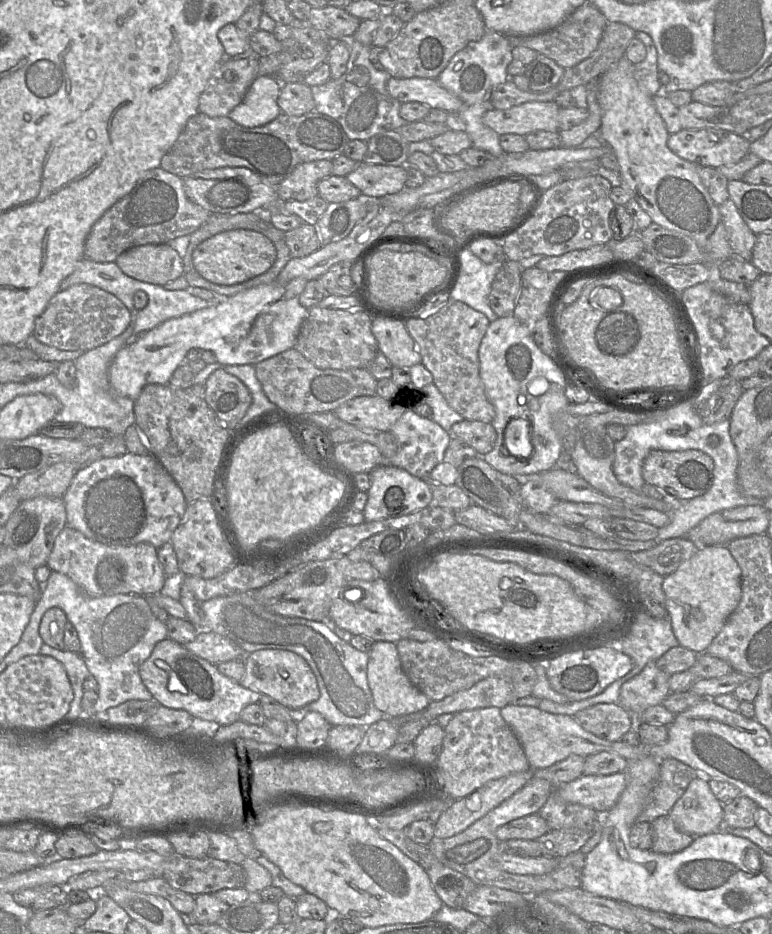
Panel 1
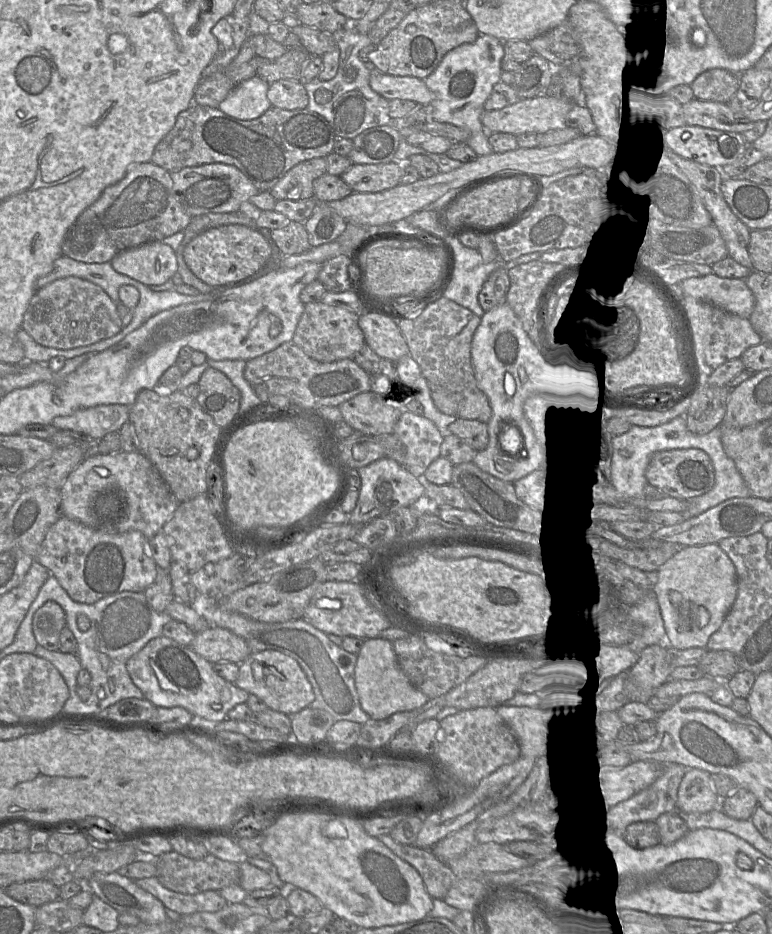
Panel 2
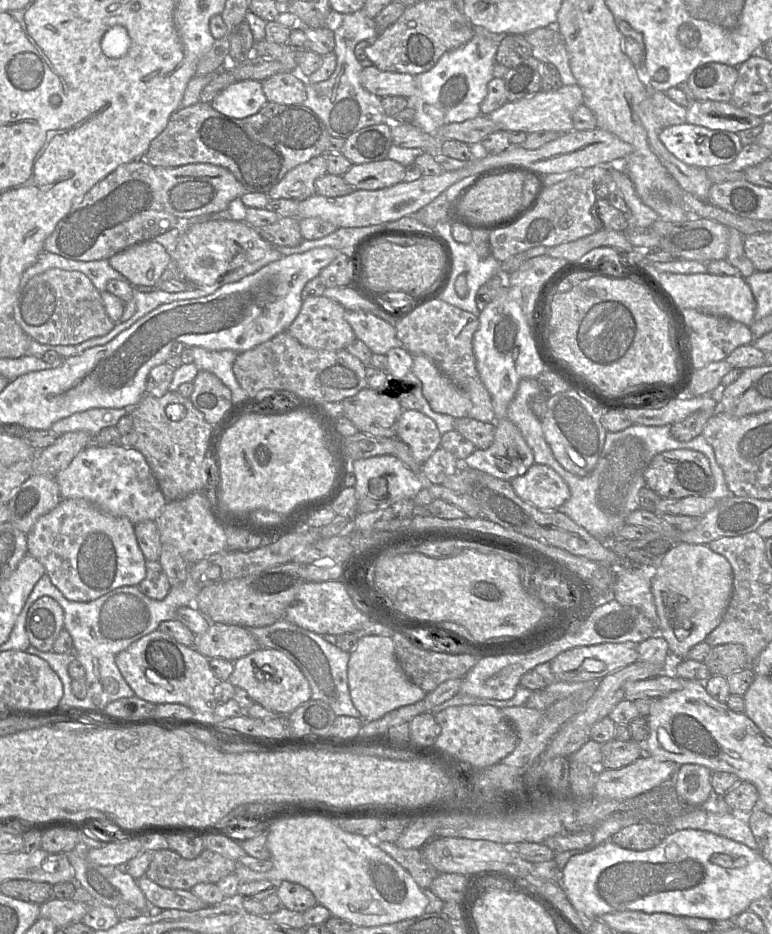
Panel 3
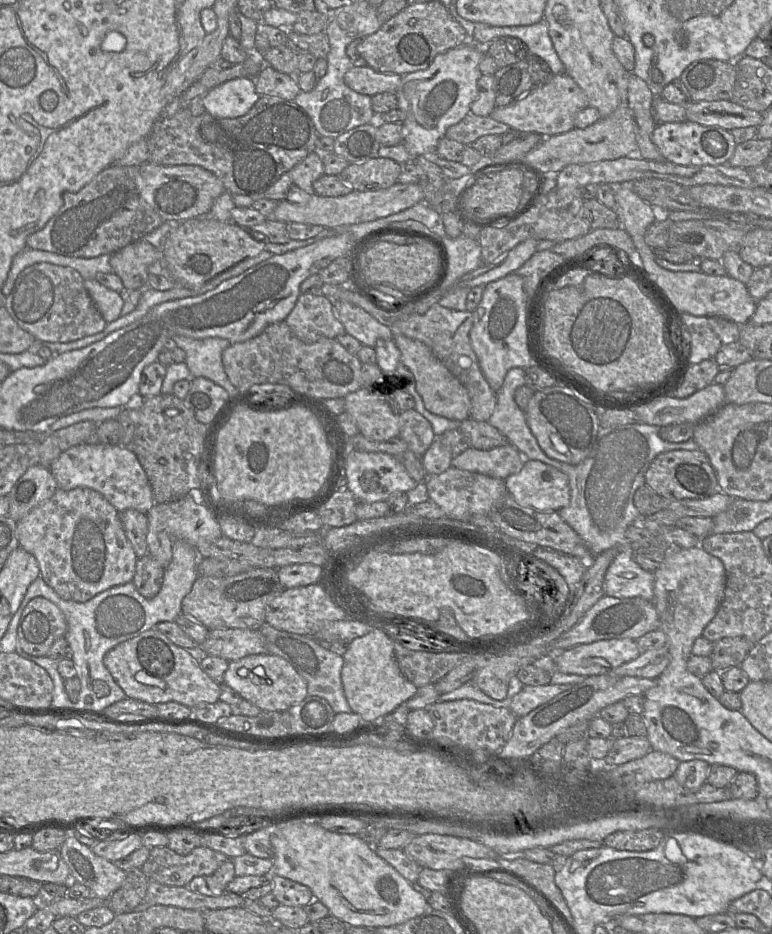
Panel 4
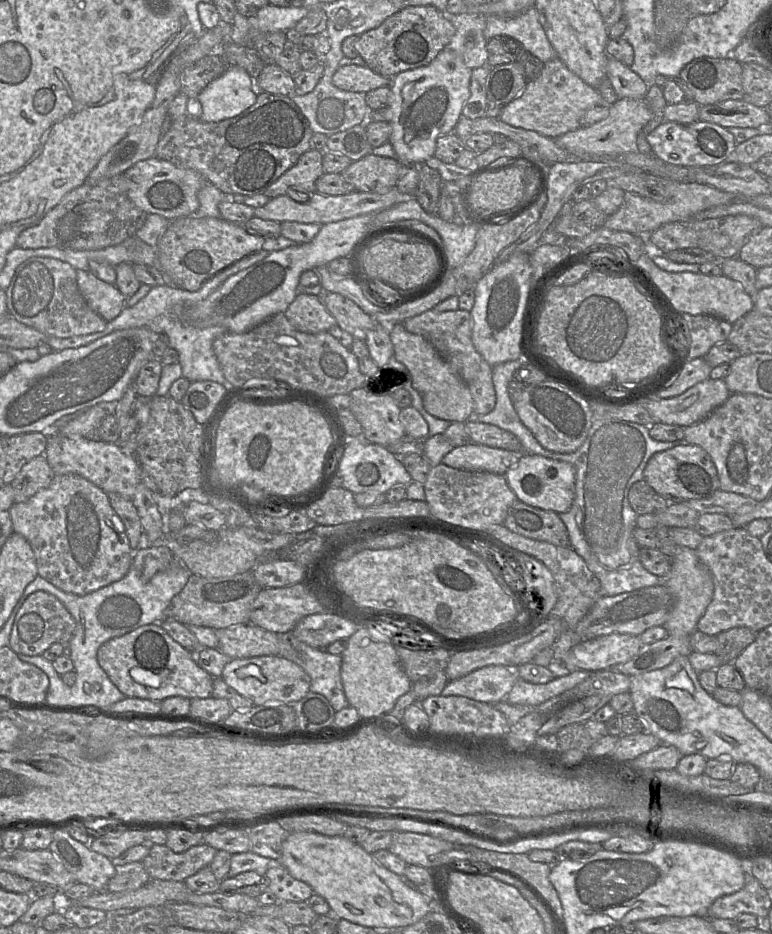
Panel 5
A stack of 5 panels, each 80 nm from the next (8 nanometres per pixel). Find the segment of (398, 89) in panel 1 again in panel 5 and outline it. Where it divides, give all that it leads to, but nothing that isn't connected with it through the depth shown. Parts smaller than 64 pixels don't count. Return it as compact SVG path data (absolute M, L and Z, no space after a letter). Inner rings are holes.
M344 64L335 71L332 82L334 86L344 91L366 93L389 86L391 78L374 72L368 66Z

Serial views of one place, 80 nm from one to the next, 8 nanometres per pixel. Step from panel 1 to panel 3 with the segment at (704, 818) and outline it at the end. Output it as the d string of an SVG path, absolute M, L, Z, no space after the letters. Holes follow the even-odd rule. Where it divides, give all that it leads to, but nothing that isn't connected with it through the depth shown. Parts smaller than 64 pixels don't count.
M699 764L680 765L673 775L674 789L688 806L703 806L713 799L712 771Z

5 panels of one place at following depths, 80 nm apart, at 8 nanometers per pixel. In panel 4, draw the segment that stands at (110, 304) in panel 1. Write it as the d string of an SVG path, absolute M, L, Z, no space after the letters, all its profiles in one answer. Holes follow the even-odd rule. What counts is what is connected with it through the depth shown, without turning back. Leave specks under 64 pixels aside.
M41 262L18 275L4 307L13 320L36 339L66 343L102 332L108 324L95 306L81 274L69 267Z

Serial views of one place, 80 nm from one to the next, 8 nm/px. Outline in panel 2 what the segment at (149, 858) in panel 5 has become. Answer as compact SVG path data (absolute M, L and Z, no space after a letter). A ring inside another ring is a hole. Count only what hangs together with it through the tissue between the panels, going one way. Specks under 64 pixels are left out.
M172 850L154 859L155 877L159 882L175 892L194 895L207 890L216 890L240 884L241 870L238 863L222 860L211 853L199 860L190 859Z

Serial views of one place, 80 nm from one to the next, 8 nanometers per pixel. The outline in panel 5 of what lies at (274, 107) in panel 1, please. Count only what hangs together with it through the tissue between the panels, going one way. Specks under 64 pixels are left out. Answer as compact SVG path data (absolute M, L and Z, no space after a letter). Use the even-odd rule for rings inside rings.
M229 66L198 94L202 106L199 119L217 122L235 117L255 103L258 93L255 80L244 69Z

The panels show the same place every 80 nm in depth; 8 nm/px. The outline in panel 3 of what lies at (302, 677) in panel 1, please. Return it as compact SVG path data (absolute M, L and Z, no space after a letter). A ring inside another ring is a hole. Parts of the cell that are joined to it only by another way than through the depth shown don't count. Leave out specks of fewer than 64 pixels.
M259 648L236 660L228 681L245 690L255 703L279 715L289 715L311 699L311 688L302 672L284 653L275 649Z

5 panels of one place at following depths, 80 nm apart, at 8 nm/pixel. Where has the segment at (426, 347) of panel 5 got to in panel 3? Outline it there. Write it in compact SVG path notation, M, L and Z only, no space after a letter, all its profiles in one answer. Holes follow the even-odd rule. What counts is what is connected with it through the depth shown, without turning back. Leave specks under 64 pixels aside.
M413 355L412 372L422 383L422 392L432 410L456 419L469 417L471 401L424 355Z

